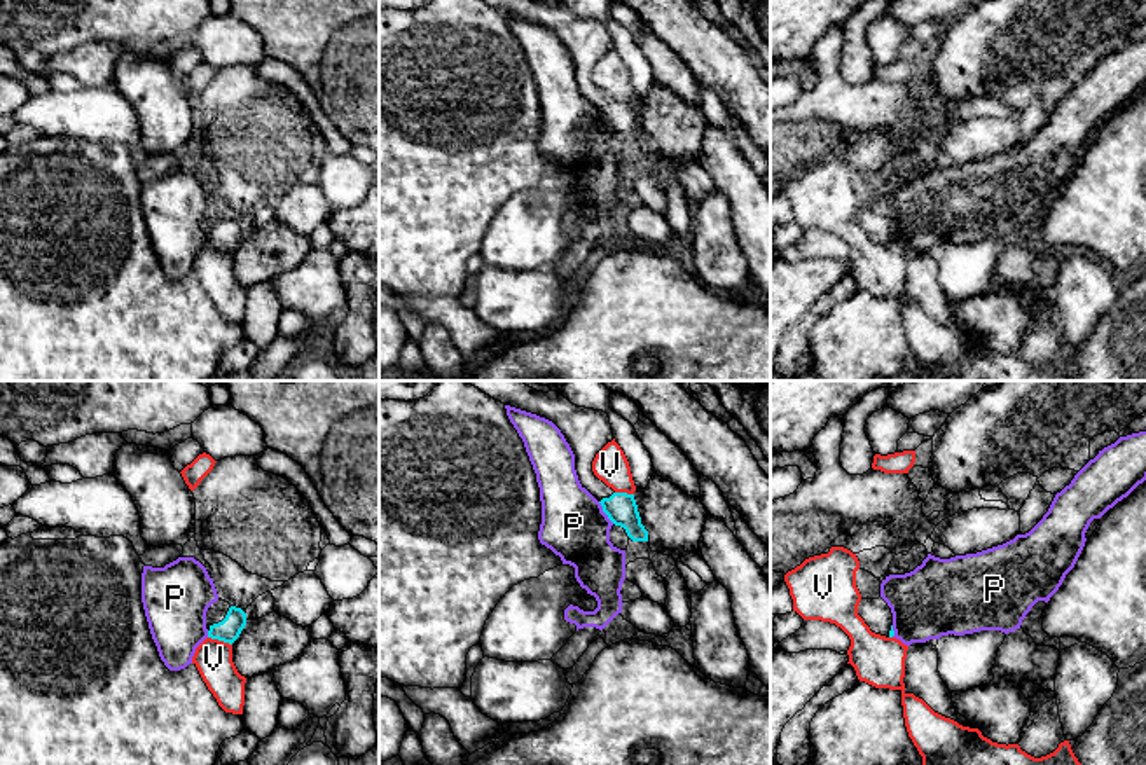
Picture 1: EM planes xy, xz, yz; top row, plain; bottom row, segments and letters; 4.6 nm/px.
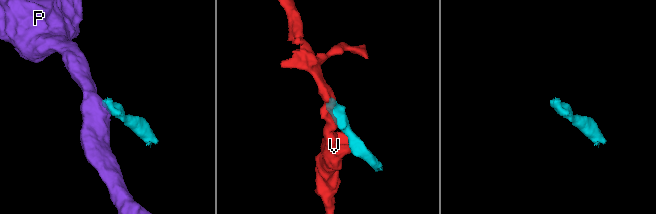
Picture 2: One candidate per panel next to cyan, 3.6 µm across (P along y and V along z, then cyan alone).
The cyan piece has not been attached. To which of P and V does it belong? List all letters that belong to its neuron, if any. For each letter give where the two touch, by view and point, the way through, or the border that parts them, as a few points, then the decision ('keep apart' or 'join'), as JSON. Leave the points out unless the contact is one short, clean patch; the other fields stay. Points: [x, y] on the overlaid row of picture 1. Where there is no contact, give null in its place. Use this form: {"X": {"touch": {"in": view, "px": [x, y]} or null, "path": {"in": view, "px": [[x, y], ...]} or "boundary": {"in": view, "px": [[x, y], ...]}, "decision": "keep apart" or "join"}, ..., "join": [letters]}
{"P": {"touch": {"in": "xz", "px": [603, 510]}, "boundary": {"in": "xz", "px": [[598, 502], [614, 523]]}, "decision": "keep apart"}, "V": {"touch": {"in": "xy", "px": [220, 640]}, "decision": "keep apart"}, "join": []}

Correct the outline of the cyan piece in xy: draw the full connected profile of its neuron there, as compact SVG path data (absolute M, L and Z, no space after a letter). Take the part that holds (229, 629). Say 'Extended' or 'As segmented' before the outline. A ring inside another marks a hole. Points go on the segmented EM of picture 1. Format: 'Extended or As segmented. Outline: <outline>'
Extended. Outline: M225 601L213 603L206 611L208 638L232 644L246 625L246 613Z

